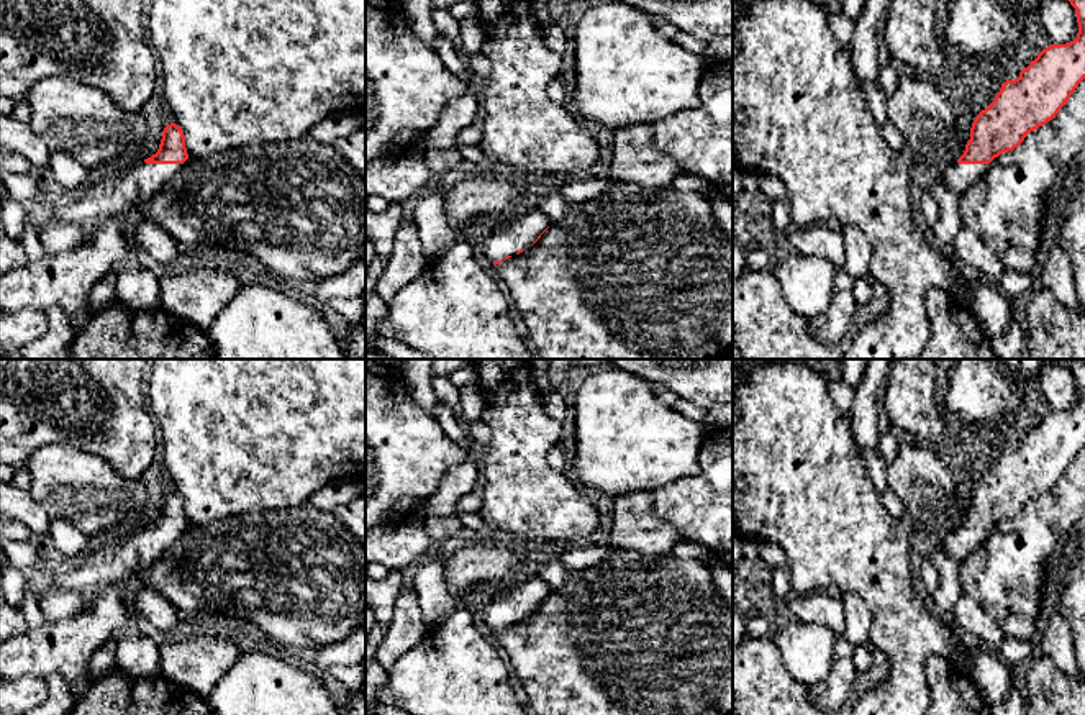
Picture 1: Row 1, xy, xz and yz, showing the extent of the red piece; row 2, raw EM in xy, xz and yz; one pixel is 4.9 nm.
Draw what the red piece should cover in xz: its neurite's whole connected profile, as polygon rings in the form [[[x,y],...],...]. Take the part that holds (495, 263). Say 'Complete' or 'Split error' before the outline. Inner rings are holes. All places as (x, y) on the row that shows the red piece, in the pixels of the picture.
Split error. [[[538,208],[498,223],[483,239],[485,256],[497,266],[531,248],[549,225],[551,220]]]

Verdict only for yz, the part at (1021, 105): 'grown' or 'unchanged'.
grown

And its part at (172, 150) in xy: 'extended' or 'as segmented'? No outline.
extended

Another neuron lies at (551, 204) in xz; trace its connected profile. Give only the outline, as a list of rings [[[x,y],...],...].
[[[541,189],[538,210],[542,212],[551,221],[572,215],[579,208],[579,203],[567,202],[557,190]]]

